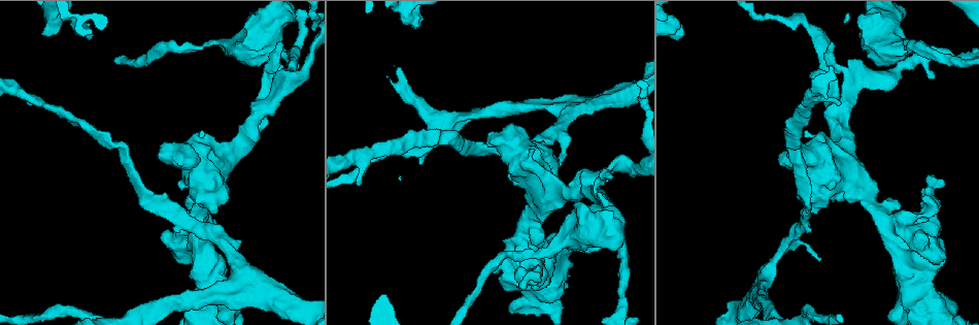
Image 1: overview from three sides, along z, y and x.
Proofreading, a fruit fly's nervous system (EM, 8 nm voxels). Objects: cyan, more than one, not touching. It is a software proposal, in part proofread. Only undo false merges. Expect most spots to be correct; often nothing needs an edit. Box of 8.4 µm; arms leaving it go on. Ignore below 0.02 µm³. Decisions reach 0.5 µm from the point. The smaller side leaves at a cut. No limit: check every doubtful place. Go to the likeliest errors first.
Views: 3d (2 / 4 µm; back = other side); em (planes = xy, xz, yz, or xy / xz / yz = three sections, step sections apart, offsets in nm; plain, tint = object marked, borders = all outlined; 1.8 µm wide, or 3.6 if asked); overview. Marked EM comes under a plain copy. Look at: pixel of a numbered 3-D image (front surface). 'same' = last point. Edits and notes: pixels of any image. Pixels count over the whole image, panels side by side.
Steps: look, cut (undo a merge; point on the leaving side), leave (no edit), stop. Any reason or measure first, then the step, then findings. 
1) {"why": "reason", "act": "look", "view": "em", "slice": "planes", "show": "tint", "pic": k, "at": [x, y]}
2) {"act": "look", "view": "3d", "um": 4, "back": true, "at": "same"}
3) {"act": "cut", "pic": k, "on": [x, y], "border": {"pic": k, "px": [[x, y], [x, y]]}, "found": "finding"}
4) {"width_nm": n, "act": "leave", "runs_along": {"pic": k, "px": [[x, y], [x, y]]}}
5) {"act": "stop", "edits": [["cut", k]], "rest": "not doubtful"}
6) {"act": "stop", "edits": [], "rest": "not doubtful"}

{"why": "sudden change in width", "act": "look", "view": "em", "um": 3.6, "slice": "planes", "show": "tint", "pic": 1, "at": [946, 308]}

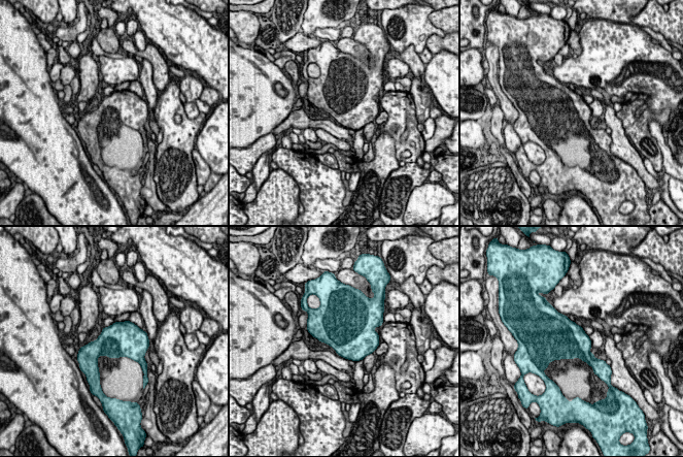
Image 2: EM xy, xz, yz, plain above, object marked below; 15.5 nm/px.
{"act": "leave", "found": "all the same neuron"}

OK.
{"why": "sharp bend", "act": "look", "view": "3d", "um": 4, "pic": 1, "at": [191, 244]}

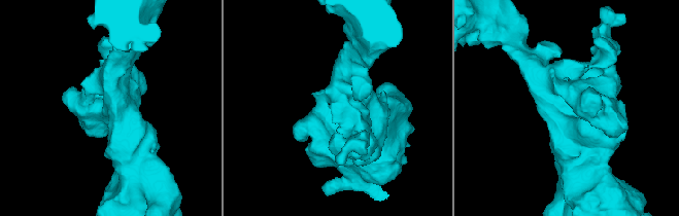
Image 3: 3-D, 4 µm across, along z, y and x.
{"why": "shape alone is not enough", "act": "look", "view": "em", "um": 3.6, "slice": "planes", "show": "tint", "pic": 3, "at": [105, 108]}

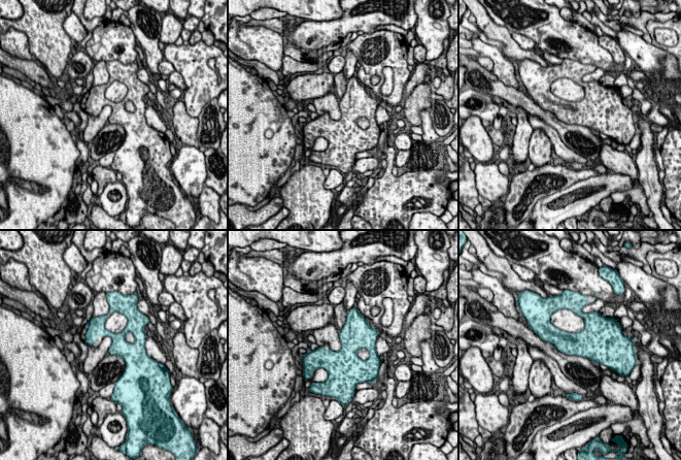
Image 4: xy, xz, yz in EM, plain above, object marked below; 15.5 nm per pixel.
{"act": "leave", "found": "one neuron here"}

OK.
{"why": "side arm on a straight run", "act": "look", "view": "3d", "um": 4, "pic": 1, "at": [843, 135]}

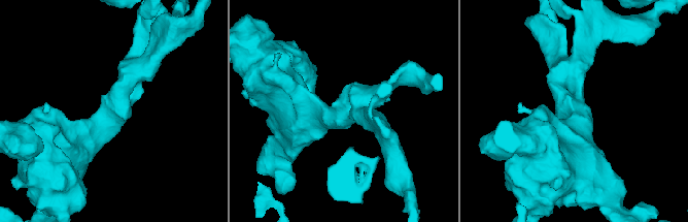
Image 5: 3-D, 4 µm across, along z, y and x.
{"why": "need the tissue", "act": "look", "view": "em", "slice": "xy", "step": 16, "show": "tint", "pic": 5, "at": [347, 113]}

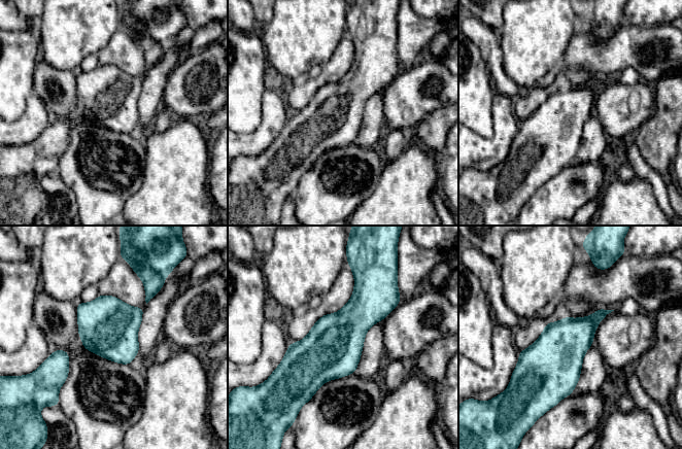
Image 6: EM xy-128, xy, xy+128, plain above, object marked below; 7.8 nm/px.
{"why": "cut it another way", "act": "look", "view": "em", "slice": "planes", "show": "tint", "at": "same"}

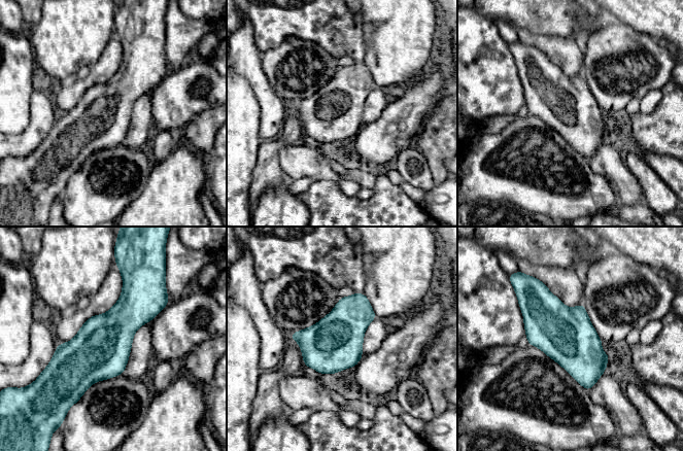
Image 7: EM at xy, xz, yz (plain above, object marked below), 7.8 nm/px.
{"act": "leave", "found": "one neuron here"}

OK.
{"why": "thin neck", "act": "look", "view": "3d", "um": 4, "back": true, "pic": 1, "at": [269, 89]}

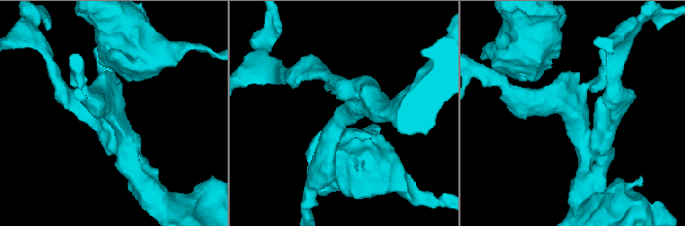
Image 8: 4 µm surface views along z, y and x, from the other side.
{"why": "now the EM", "act": "look", "view": "em", "slice": "planes", "show": "tint", "pic": 8, "at": [578, 117]}

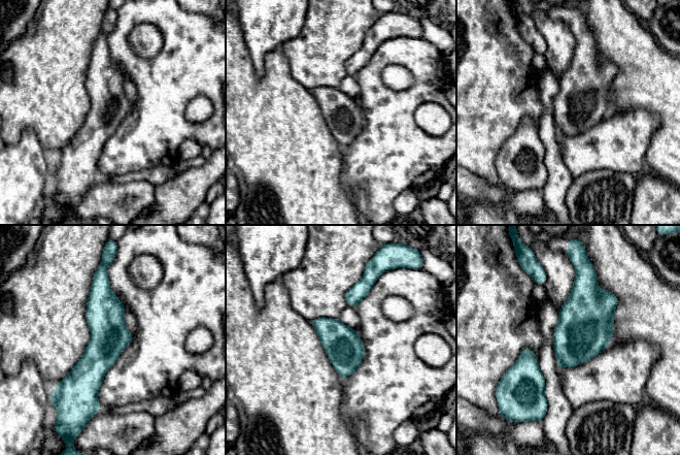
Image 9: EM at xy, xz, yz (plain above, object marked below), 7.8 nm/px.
{"act": "leave", "found": "continuous, no second neuron"}

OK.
{"why": "thick turns thin", "act": "look", "view": "em", "slice": "xy", "step": 4, "show": "tint", "pic": 1, "at": [205, 186]}

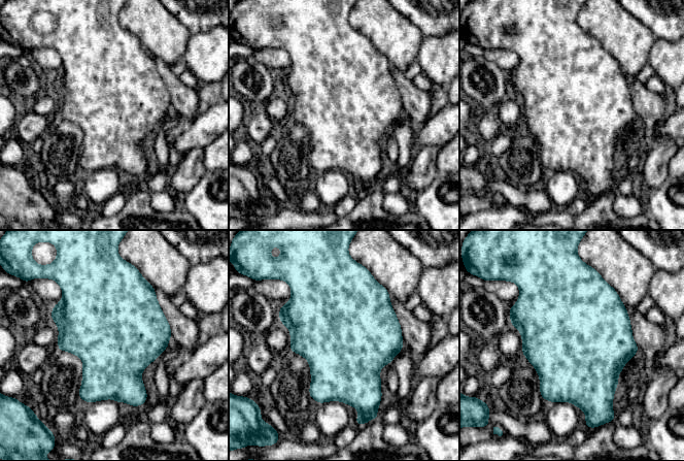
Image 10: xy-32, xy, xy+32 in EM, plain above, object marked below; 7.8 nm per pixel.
{"act": "look", "view": "em", "slice": "planes", "show": "tint", "at": "same"}

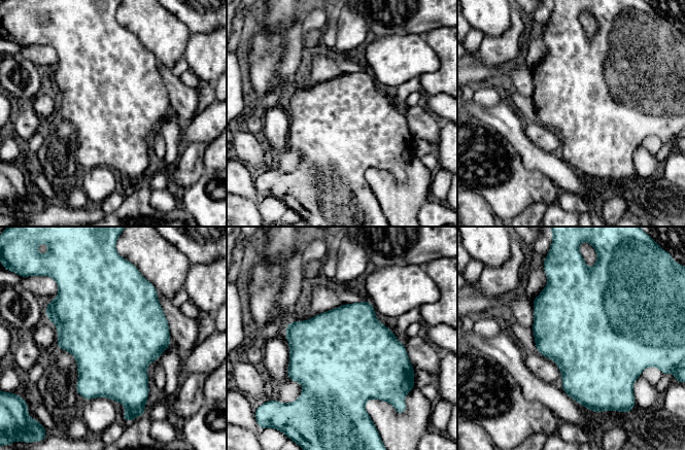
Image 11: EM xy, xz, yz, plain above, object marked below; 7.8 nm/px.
{"width_nm": 750, "act": "leave", "found": "one neuron here"}

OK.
{"act": "stop", "edits": [], "rest": "not doubtful"}

